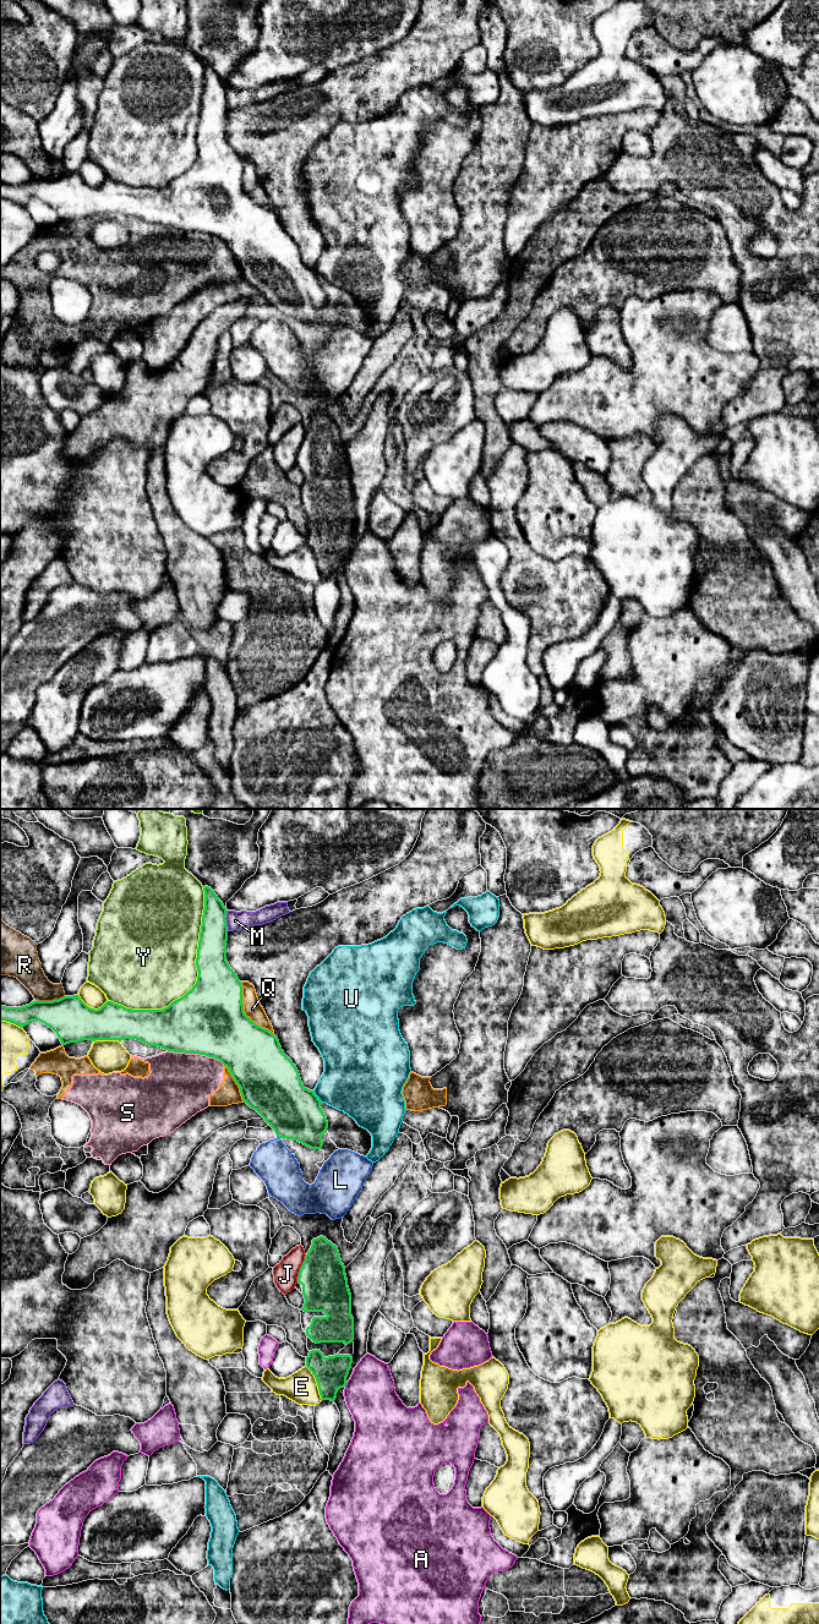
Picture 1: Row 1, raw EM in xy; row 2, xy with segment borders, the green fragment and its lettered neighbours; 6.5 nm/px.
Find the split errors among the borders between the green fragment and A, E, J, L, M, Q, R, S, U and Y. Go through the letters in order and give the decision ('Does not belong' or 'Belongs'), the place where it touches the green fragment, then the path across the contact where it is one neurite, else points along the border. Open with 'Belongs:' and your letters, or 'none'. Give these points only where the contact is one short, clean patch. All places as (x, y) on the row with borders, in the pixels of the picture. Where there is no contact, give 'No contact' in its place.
Belongs: none
A: Does not belong. Touches green at xy (345, 1384)
E: Does not belong. Touches green at xy (317, 1383)
J: Does not belong. Touches green at xy (300, 1268). Boundary: xy (306, 1255), (296, 1281)
L: Does not belong. Touches green at xy (278, 1137). Boundary: xy (277, 1136), (279, 1138)
M: Does not belong. Touches green at xy (225, 920)
Q: Does not belong. Touches green at xy (243, 1011)
R: Does not belong. Touches green at xy (50, 1001)
S: Does not belong. Touches green at xy (196, 1053)
U: Does not belong. Touches green at xy (317, 1097). Boundary: xy (312, 1091), (322, 1102)
Y: Does not belong. Touches green at xy (197, 979)

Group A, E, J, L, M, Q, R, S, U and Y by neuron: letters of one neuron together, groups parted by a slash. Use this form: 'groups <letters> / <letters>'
groups A / E / J / L / M / Q S / R / U / Y

